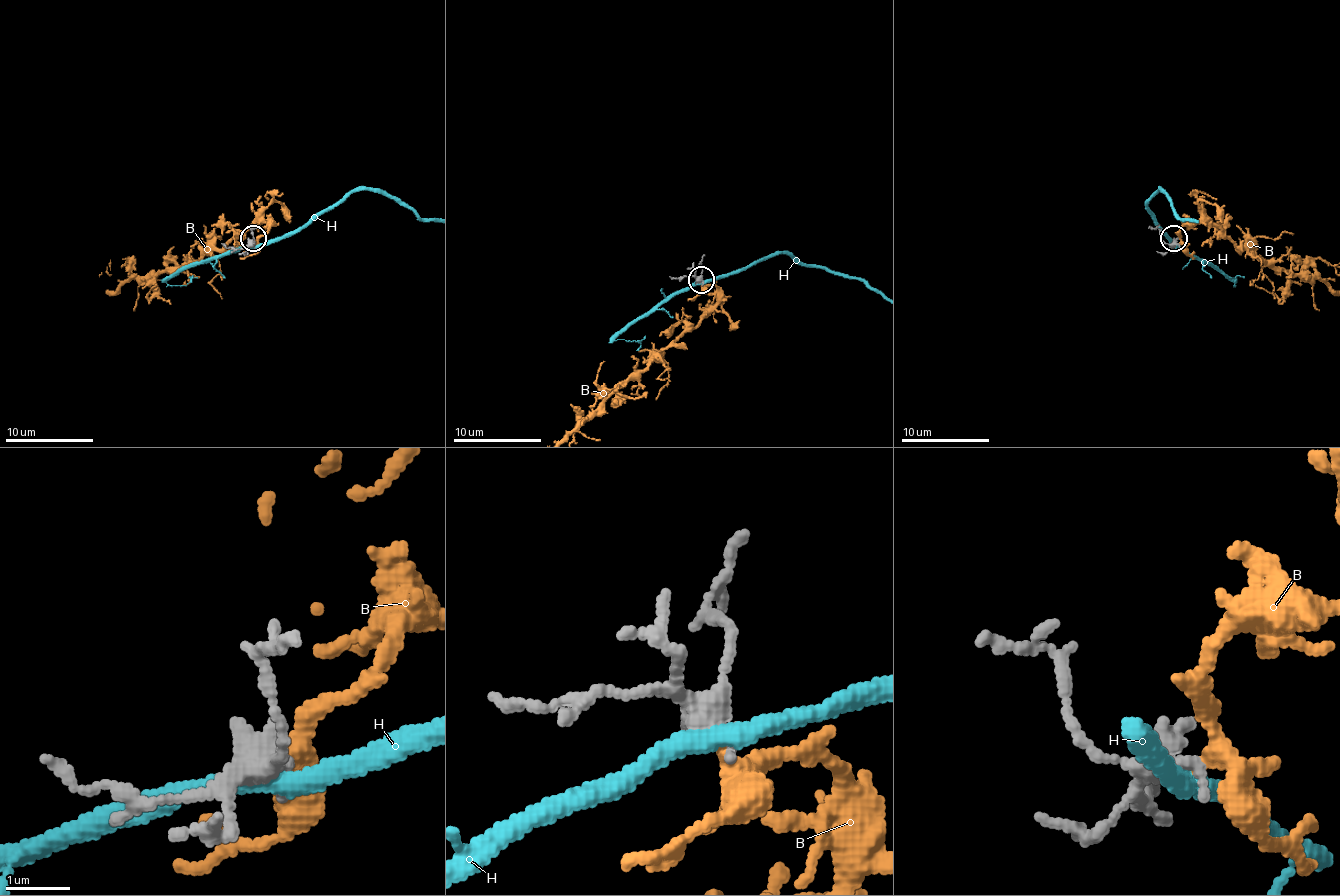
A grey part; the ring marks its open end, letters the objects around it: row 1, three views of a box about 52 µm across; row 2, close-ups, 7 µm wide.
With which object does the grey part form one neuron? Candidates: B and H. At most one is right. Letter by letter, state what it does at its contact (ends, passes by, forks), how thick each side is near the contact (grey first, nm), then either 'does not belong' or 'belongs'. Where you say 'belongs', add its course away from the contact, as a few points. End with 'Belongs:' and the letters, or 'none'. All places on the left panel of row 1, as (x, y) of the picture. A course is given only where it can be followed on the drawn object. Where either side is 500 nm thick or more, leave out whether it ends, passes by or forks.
B: it forks | 360/240 nm | does not belong
H: it passes by | 320/340 nm | does not belong
Belongs: none

